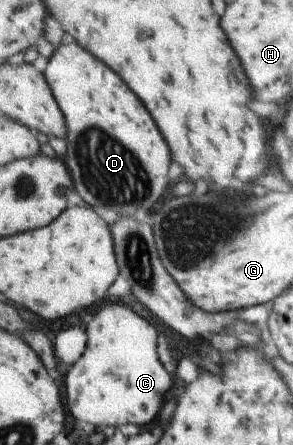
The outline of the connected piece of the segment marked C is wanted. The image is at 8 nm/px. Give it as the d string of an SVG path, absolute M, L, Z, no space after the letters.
M109 304L103 308L91 322L87 329L87 351L65 376L65 390L69 410L85 422L93 422L97 429L105 426L118 427L124 424L149 424L153 422L159 412L163 410L165 394L173 388L173 376L167 372L159 358L159 332L153 324L149 324L143 316L133 312L123 304Z

